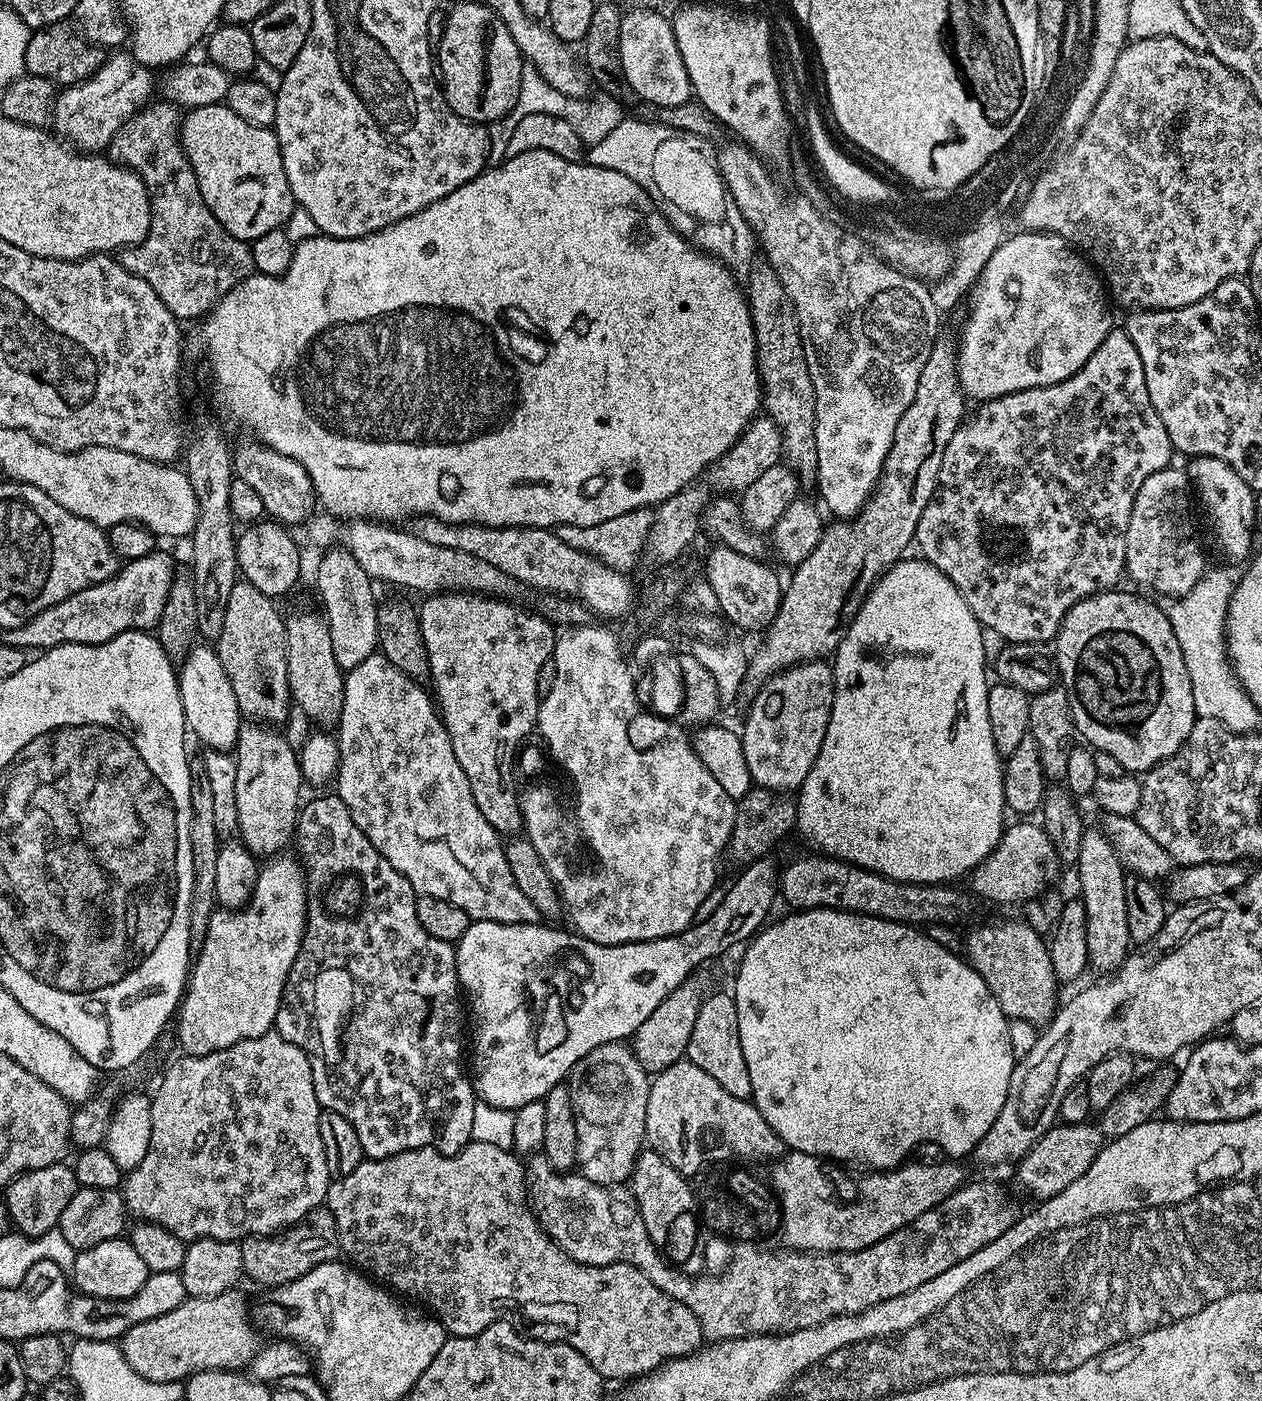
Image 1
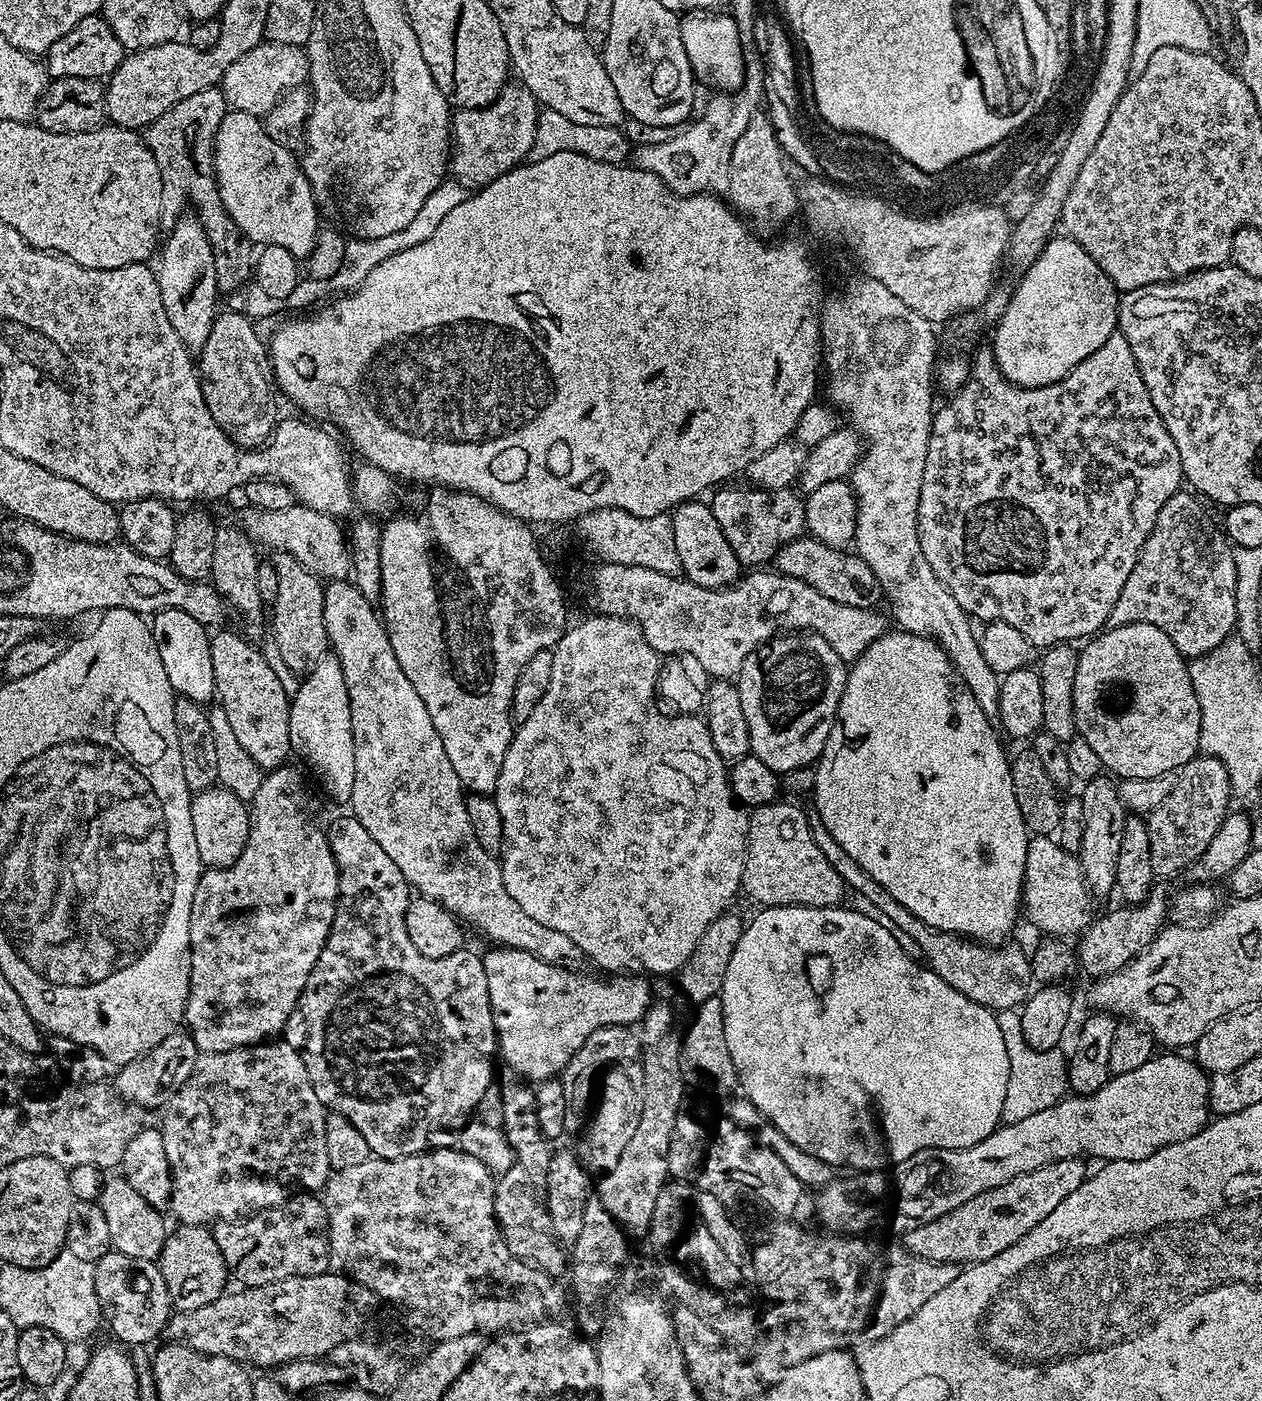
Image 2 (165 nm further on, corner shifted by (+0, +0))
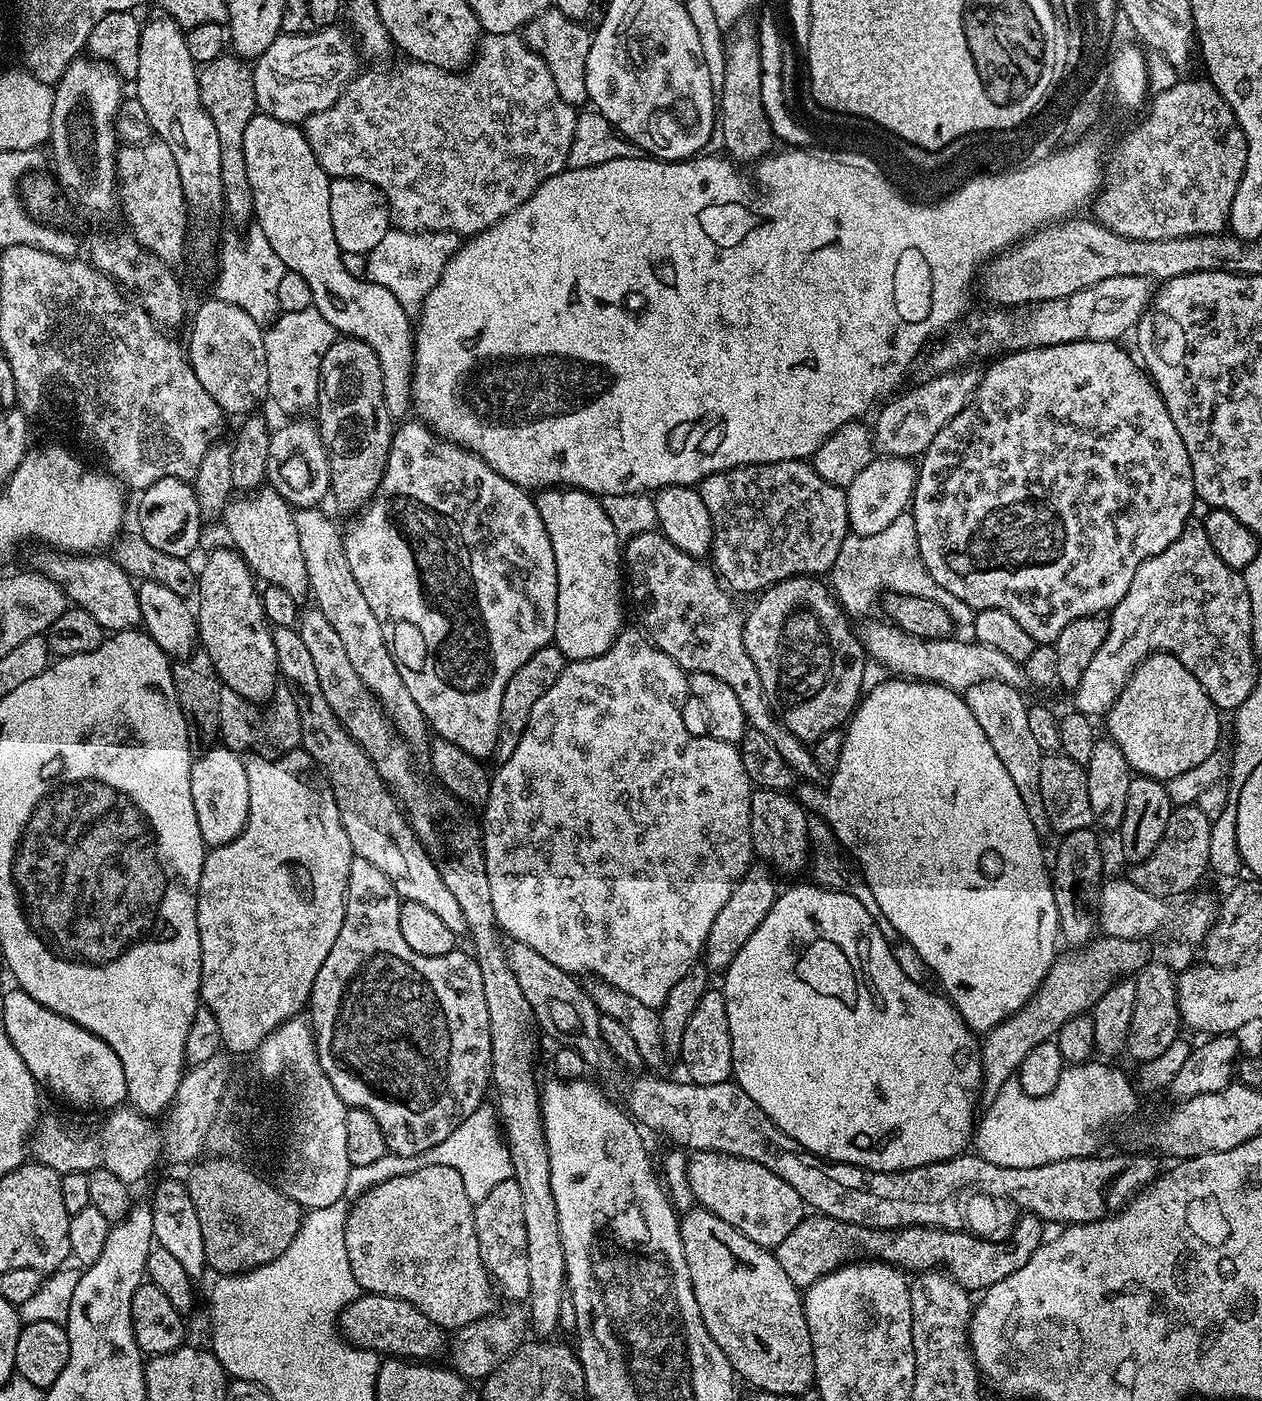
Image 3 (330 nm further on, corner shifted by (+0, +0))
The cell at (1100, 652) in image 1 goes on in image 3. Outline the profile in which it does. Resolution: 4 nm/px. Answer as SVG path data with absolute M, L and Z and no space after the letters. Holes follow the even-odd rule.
M1153 652L1132 672L1122 694L1106 714L1106 736L1116 743L1118 750L1122 750L1133 773L1167 782L1178 774L1186 774L1186 770L1198 766L1198 762L1206 762L1210 754L1218 751L1221 747L1220 716L1221 709L1216 707L1206 690L1202 690L1198 678L1194 678L1194 674L1190 674L1190 670L1186 670L1186 666L1178 662L1178 658L1174 658L1169 652Z

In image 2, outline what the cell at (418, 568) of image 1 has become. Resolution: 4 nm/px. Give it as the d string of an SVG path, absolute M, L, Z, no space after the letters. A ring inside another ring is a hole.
M296 502L286 510L248 510L242 521L242 527L253 541L265 544L276 552L288 552L302 566L306 566L315 576L321 578L344 578L349 575L352 566L349 541L346 532L340 529L341 521L326 512L310 510Z

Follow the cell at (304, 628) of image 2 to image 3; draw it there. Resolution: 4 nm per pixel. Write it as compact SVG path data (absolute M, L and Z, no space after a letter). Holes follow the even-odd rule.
M261 486L243 493L244 500L233 498L222 513L224 528L228 531L231 547L243 556L253 573L265 585L282 586L290 598L297 602L309 595L306 558L302 558L302 545L294 527L294 509L270 486Z

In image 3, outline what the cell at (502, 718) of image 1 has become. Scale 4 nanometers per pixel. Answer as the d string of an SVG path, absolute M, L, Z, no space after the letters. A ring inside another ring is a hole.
M412 418L404 423L408 422L401 428L399 425L392 433L390 454L378 490L353 519L357 520L348 529L343 529L346 562L350 562L354 582L358 582L358 590L362 590L370 610L374 610L374 618L378 618L378 626L382 626L382 638L386 638L386 646L398 666L398 674L402 674L406 690L410 690L414 702L418 702L418 710L422 710L427 718L429 729L439 739L454 742L454 746L484 762L487 756L492 758L496 754L506 682L510 682L510 678L518 674L518 670L522 670L522 666L526 666L538 650L549 647L556 639L558 570L554 566L554 546L550 546L550 534L546 534L542 514L538 514L538 506L529 489L519 488L514 482L502 478L502 474L478 458L478 454L444 440L419 419Z

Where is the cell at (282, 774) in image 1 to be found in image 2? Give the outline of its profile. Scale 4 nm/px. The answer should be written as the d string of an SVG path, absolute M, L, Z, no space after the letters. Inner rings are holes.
M220 632L211 637L214 676L218 685L218 704L226 710L226 718L238 742L255 758L261 770L281 767L292 752L290 742L290 692L284 689L272 664L236 632Z

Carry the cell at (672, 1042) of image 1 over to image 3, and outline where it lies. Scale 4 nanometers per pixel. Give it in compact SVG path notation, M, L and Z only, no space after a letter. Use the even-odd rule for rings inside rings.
M756 862L746 870L744 877L734 886L734 894L730 894L726 906L722 906L722 910L718 910L718 918L714 918L714 926L710 926L710 934L704 943L702 960L709 973L727 972L730 962L736 957L738 950L742 950L742 946L746 946L746 938L750 938L750 934L754 934L754 930L758 930L762 918L766 918L770 906L774 906L778 895L775 878L777 879L773 869L763 862Z

